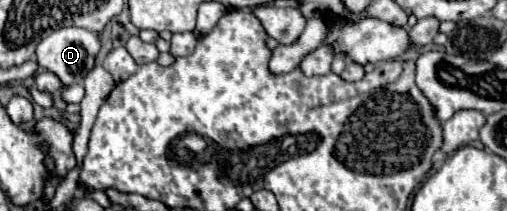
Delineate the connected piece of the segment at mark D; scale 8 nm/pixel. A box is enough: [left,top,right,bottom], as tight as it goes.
[36,28,100,86]

